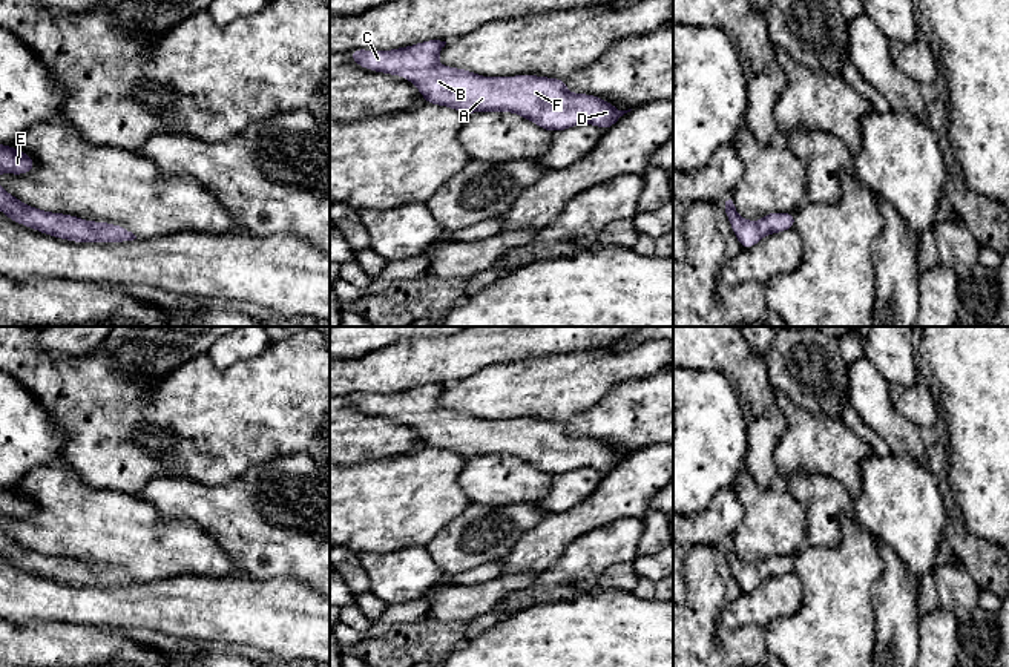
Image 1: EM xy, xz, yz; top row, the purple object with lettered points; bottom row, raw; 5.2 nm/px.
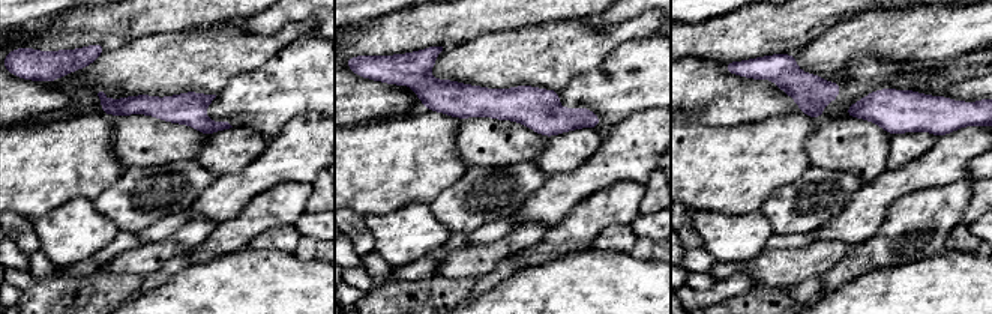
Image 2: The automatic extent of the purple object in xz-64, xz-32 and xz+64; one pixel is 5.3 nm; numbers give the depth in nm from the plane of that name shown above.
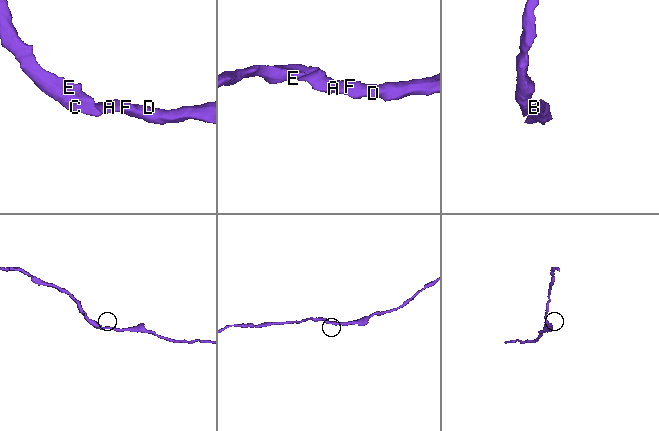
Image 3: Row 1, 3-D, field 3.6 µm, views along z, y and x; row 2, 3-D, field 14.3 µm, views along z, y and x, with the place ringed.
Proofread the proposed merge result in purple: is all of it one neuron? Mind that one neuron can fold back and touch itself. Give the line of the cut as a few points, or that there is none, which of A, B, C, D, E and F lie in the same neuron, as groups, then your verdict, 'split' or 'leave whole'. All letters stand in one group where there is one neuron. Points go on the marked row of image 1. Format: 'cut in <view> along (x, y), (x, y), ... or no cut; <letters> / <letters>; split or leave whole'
no cut; A B C D E F; leave whole

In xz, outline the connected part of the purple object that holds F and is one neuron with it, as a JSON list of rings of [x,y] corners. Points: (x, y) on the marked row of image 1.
[[[429,40],[391,51],[350,51],[360,67],[405,77],[414,83],[425,103],[452,107],[462,113],[511,112],[544,130],[567,130],[593,124],[612,127],[629,110],[587,94],[570,94],[566,80],[514,75],[481,77],[475,72],[440,66],[439,54],[446,41]]]

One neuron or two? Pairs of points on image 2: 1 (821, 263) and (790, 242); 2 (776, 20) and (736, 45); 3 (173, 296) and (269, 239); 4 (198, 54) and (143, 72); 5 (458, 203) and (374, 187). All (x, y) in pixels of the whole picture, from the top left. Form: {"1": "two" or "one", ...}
{"1": "two", "2": "one", "3": "two", "4": "one", "5": "two"}

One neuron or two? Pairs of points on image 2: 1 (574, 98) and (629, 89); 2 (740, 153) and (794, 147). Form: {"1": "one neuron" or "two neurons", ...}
{"1": "one neuron", "2": "one neuron"}

